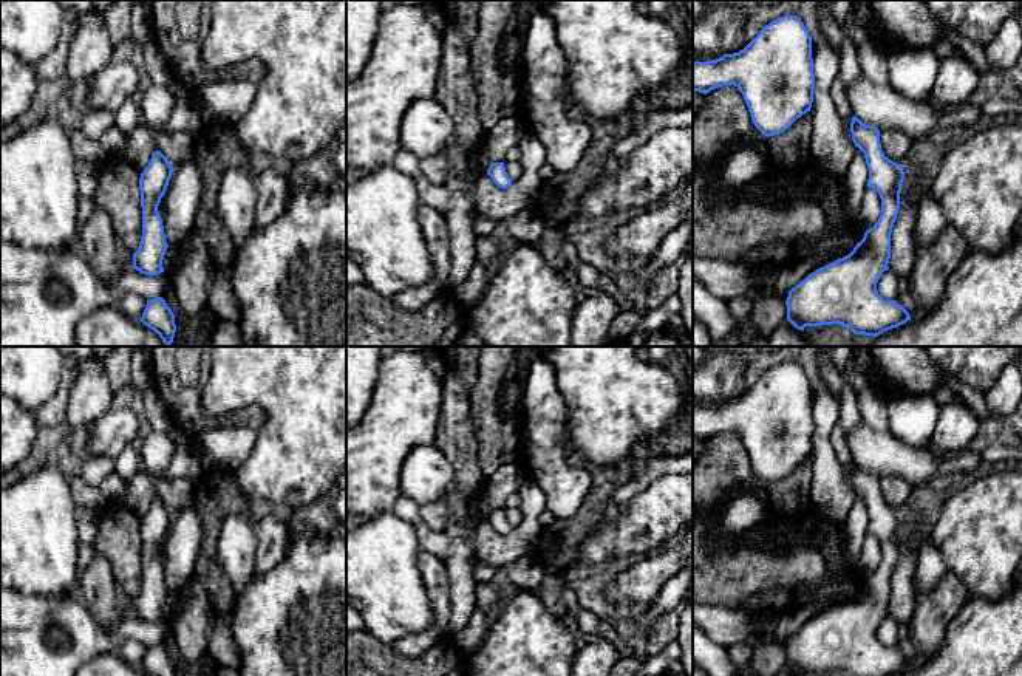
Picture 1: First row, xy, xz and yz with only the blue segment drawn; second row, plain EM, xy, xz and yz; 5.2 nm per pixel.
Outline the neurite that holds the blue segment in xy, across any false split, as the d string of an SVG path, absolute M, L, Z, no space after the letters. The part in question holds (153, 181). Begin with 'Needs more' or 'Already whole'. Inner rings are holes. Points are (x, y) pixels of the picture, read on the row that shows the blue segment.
Already whole. M156 150L139 178L142 237L138 251L133 254L133 268L145 275L164 272L162 260L169 244L158 206L167 190L172 172L173 167L167 156Z

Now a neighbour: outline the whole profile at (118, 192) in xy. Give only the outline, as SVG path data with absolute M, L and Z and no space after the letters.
M111 156L97 167L94 201L110 217L116 238L135 254L142 237L139 172L125 156Z

